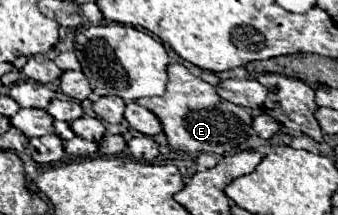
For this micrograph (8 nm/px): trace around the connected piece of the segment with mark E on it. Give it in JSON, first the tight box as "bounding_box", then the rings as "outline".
{"bounding_box":[137,64,253,156],"outline":[[[169,64],[167,68],[169,84],[161,98],[137,100],[141,106],[159,116],[167,142],[183,152],[207,152],[215,156],[225,156],[237,152],[249,138],[253,118],[247,108],[223,100],[215,86],[193,76],[183,64]]]}

